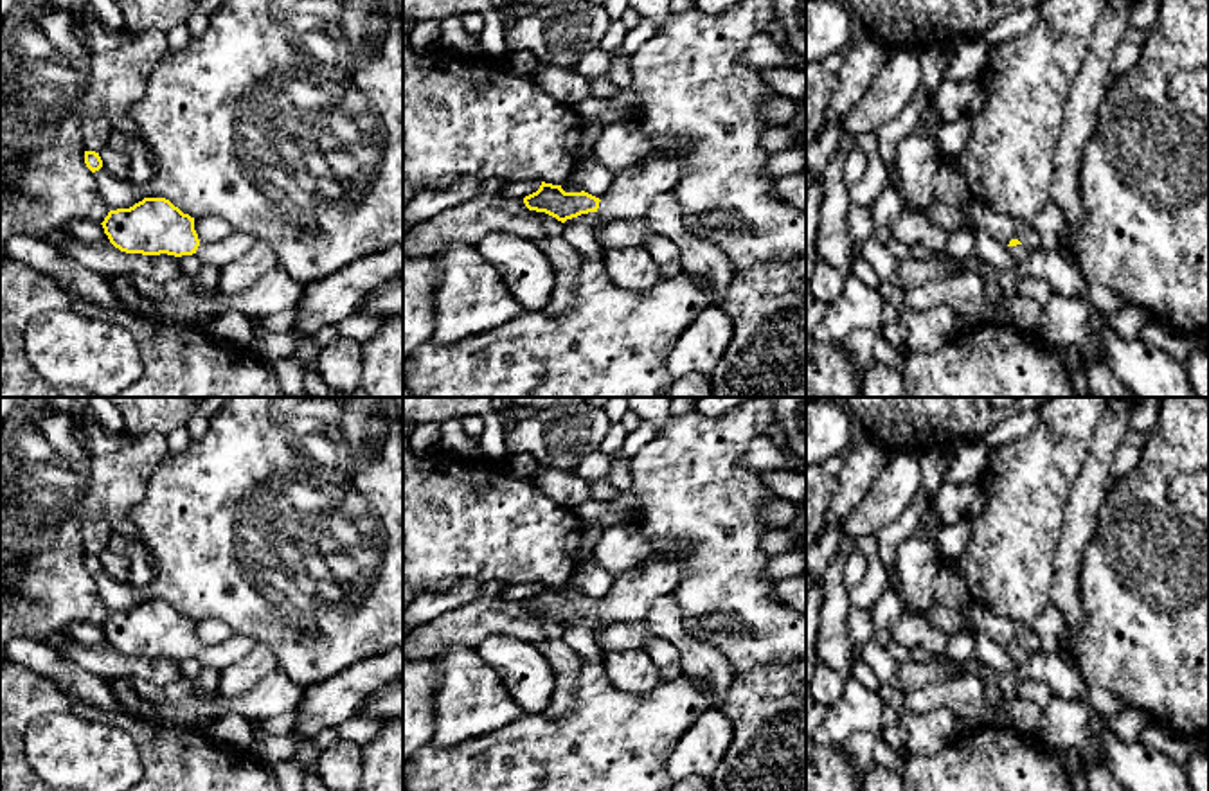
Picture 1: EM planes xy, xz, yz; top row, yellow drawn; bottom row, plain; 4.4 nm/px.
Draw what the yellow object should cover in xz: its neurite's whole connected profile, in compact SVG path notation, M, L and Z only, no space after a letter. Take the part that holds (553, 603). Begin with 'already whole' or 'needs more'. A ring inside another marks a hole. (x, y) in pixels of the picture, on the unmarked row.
needs more; M644 559L617 575L601 602L585 593L565 595L561 588L542 584L536 595L524 600L524 606L529 613L545 615L561 626L588 615L597 615L604 624L642 622L655 600L673 595L680 579L678 563Z

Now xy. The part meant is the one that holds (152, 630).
needs more; M144 600L130 611L110 613L101 627L121 654L175 660L196 656L203 667L216 671L234 665L257 645L243 635L232 635L218 645L202 645L194 620L166 600Z

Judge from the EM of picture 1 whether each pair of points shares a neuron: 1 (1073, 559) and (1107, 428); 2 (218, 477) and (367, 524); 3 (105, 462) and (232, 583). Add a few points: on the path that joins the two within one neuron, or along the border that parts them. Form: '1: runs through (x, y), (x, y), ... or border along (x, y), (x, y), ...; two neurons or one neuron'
1: runs through (1080, 527), (1083, 500), (1092, 484), (1098, 461); one neuron
2: runs through (256, 509), (279, 527), (330, 527); one neuron
3: border along (162, 461), (132, 509), (141, 538); two neurons

